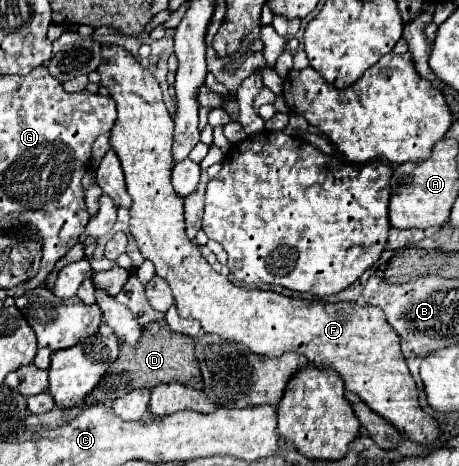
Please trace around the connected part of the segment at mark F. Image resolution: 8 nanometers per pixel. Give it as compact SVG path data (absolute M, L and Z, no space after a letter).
M101 44L101 50L103 50L101 64L97 68L97 72L101 74L101 86L105 86L111 98L117 102L117 120L111 128L109 142L121 160L125 182L127 182L127 192L133 198L133 204L129 208L129 214L131 214L129 228L139 244L141 254L147 260L151 260L155 264L155 272L169 282L179 314L185 318L199 320L205 332L219 334L225 340L245 344L251 352L257 352L265 358L277 358L277 356L283 356L285 352L295 352L295 354L303 354L305 358L309 358L309 362L317 368L335 370L343 378L345 390L357 394L365 404L369 404L373 412L389 420L389 424L393 424L411 442L419 446L433 446L441 434L439 422L419 406L419 392L415 388L415 382L403 358L399 336L397 332L393 332L393 326L385 320L385 312L381 312L381 308L367 306L367 304L359 306L357 302L339 302L339 304L323 302L321 304L319 300L287 298L271 290L257 290L257 288L247 290L247 288L235 286L223 274L213 272L211 264L207 264L199 248L191 244L191 240L187 238L185 224L183 224L183 200L175 196L173 186L169 184L169 176L173 168L173 156L171 156L173 118L169 116L163 104L159 82L123 46Z

